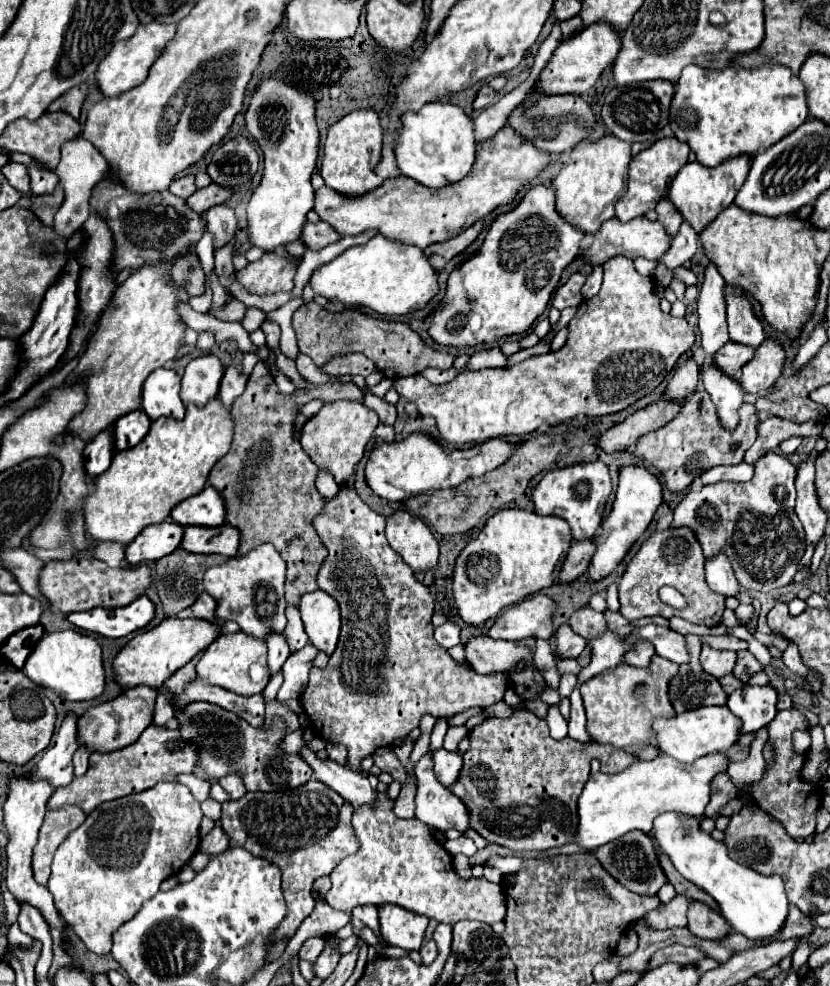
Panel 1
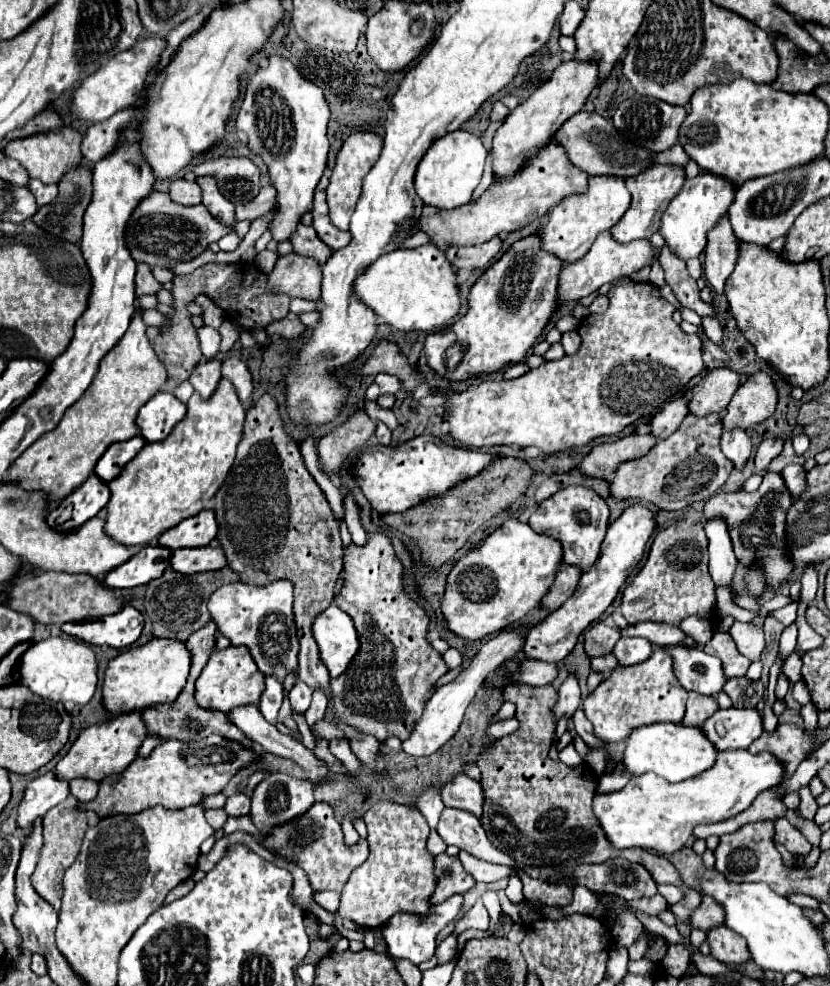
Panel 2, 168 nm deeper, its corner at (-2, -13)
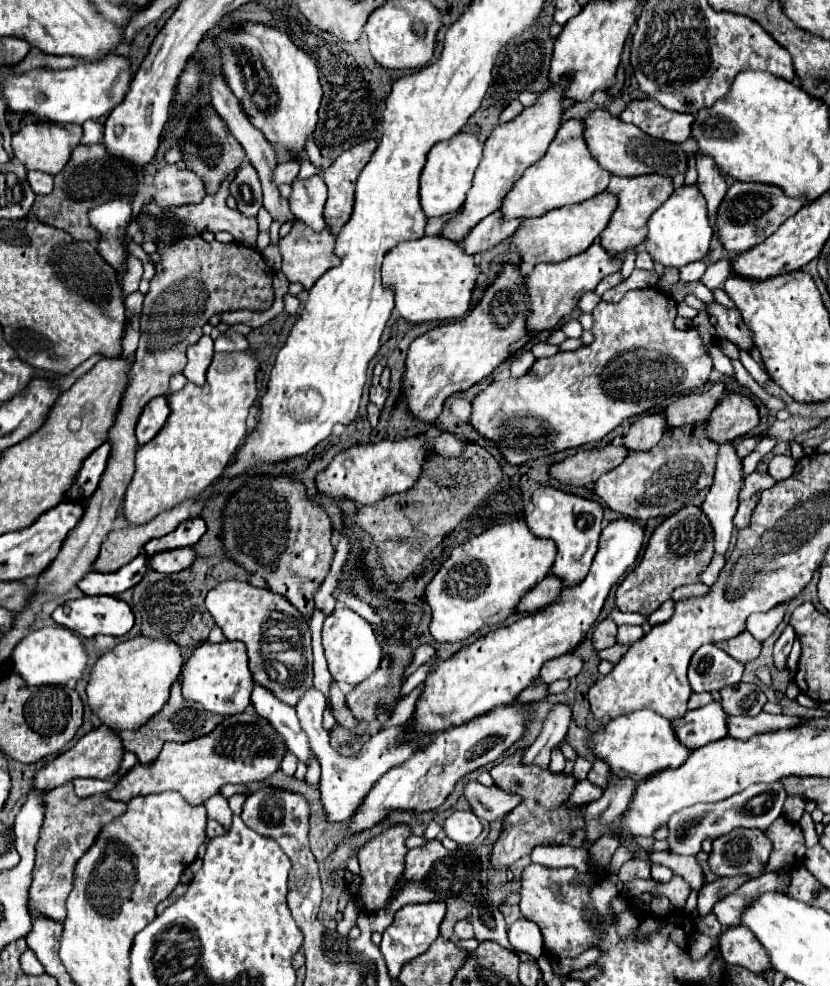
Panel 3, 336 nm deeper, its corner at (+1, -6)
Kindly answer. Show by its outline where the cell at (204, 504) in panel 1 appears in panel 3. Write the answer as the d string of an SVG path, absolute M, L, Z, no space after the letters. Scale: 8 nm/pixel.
M201 517L185 521L177 531L169 533L165 537L159 537L159 539L151 539L145 545L145 553L151 557L159 551L169 551L169 549L179 549L179 547L193 547L201 539L205 529L207 527L205 527L205 521Z

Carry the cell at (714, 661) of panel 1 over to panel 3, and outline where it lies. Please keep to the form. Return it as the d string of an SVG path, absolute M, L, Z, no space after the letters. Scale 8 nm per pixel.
M743 631L743 635L737 635L725 643L721 643L723 651L727 651L733 659L737 659L739 663L747 663L759 657L761 653L761 645L749 631Z

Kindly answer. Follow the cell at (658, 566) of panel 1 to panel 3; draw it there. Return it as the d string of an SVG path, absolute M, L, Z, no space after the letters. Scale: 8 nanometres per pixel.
M685 505L681 511L665 519L651 535L641 563L623 579L617 587L617 609L657 609L661 603L671 599L675 587L697 583L699 573L709 565L715 547L709 519L701 507Z

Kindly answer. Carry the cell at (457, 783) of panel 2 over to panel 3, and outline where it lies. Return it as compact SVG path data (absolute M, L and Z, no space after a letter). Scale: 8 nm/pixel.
M467 783L465 799L471 803L473 813L481 819L493 821L501 815L507 815L521 803L521 795L503 791L499 787L485 787L481 783Z

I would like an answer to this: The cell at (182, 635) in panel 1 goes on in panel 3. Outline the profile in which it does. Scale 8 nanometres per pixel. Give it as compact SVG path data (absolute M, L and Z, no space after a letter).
M143 635L127 639L95 661L87 683L89 707L99 721L113 731L139 729L159 713L169 699L169 689L175 683L181 665L181 647L169 639L159 641Z

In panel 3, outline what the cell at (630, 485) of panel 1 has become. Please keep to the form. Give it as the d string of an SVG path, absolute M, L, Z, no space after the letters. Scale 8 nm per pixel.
M631 519L611 521L601 533L599 551L593 559L591 571L579 585L575 585L571 589L563 589L559 599L555 599L545 609L527 615L509 627L499 627L499 629L487 633L485 637L479 637L475 643L459 649L449 659L439 661L435 665L435 669L429 671L427 679L423 681L423 691L415 703L413 717L407 725L407 737L413 739L419 735L427 735L427 733L439 733L443 729L449 729L451 725L463 725L463 723L471 721L473 717L491 711L493 707L513 703L519 697L519 693L539 677L539 669L543 667L543 663L547 663L549 659L555 659L559 655L571 653L583 641L585 633L597 621L611 587L635 565L641 545L643 545L643 527L637 525L637 521L631 521Z

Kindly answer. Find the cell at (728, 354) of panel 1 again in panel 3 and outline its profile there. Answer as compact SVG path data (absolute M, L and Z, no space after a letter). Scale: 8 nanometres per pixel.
M715 383L707 393L695 393L695 395L685 395L673 401L665 409L665 419L667 419L667 429L669 427L687 427L695 423L705 423L717 405L717 401L725 395L723 383Z

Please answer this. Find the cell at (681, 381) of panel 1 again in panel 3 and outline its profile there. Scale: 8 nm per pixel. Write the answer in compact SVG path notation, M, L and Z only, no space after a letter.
M643 415L639 417L623 435L623 447L629 451L649 451L659 443L665 433L665 417L663 415Z

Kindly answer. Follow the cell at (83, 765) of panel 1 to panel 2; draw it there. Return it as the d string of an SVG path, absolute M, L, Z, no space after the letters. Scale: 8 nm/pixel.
M74 778L70 780L70 792L80 802L90 802L98 794L98 782L90 782L88 778Z

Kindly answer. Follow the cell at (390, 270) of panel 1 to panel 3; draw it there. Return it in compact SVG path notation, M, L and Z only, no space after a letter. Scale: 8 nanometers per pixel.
M423 237L399 243L383 261L383 283L395 287L395 309L411 323L463 317L469 309L477 277L479 269L475 259L467 255L463 247L443 237Z

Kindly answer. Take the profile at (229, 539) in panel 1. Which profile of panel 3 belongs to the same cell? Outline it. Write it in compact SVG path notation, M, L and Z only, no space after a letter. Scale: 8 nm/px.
M185 547L185 549L155 553L149 559L149 569L159 573L179 573L185 567L189 567L193 561L195 561L195 551L191 547Z

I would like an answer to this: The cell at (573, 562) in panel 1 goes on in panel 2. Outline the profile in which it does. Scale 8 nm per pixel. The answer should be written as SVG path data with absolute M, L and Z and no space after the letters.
M562 566L556 574L552 588L542 598L542 604L550 610L556 610L558 606L562 606L570 598L570 594L574 594L580 576L582 576L582 570L578 570L576 566Z

